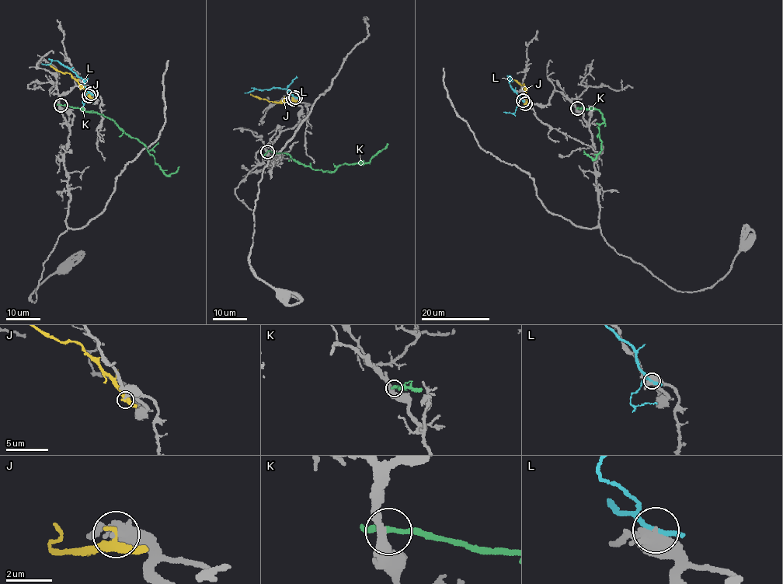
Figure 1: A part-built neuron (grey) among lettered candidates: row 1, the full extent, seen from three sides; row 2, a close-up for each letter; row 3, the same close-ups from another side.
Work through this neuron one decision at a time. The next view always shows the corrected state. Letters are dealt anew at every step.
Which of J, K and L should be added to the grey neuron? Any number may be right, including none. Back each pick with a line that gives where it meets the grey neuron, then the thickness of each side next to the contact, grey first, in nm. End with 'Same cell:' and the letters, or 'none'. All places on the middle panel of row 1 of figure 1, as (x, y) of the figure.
Same cell: none

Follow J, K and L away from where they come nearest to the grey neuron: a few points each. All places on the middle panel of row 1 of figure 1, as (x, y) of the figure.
J: (293, 99), (273, 102), (250, 94)
K: (267, 151), (287, 153), (293, 159), (311, 168), (332, 172), (346, 163), (367, 162), (388, 144)
L: (294, 97), (285, 89), (277, 87), (245, 92)

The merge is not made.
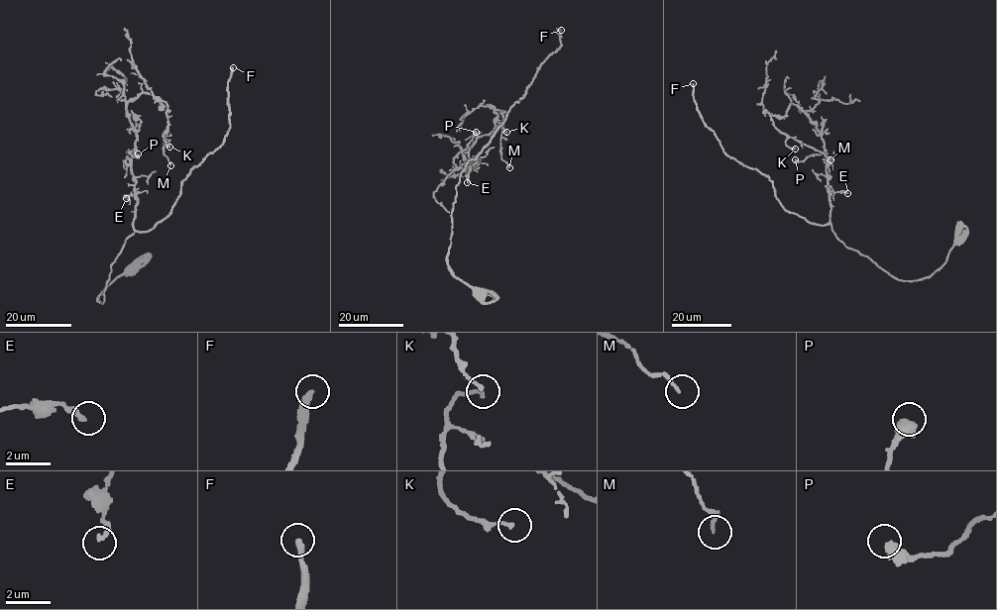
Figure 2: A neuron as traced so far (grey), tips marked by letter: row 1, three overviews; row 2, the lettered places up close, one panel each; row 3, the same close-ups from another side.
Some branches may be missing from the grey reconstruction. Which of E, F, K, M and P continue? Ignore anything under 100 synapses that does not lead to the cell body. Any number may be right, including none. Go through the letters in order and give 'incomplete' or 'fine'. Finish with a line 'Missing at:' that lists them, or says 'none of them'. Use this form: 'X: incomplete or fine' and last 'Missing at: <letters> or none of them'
E: fine
F: incomplete
K: fine
M: fine
P: fine
Missing at: F

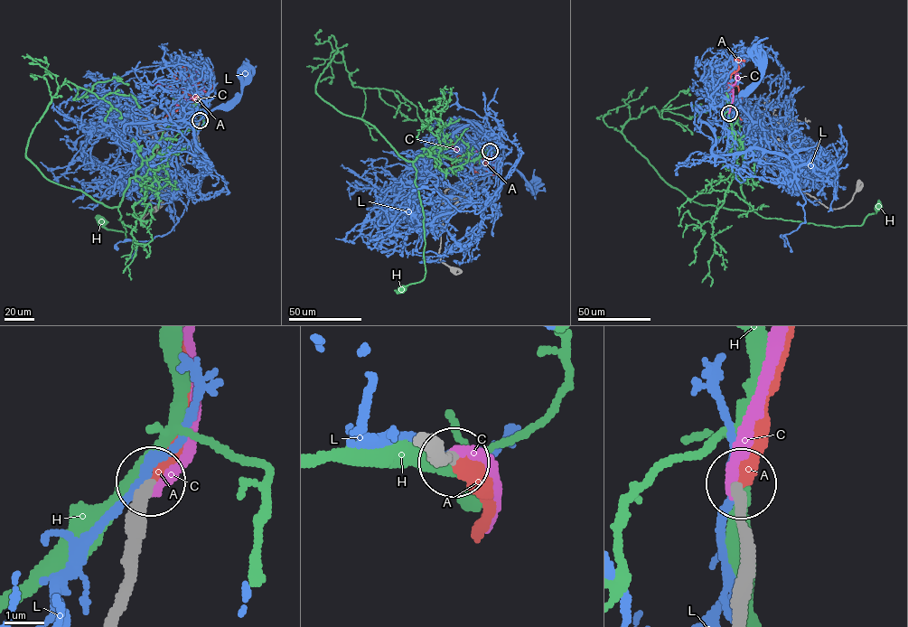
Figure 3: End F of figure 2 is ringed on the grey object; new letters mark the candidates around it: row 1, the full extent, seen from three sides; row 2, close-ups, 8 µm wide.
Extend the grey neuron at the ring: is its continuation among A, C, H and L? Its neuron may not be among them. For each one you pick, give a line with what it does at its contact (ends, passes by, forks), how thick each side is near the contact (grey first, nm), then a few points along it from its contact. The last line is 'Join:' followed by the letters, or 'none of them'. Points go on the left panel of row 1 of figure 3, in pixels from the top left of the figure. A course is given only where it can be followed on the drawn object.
A: it ends; calibres 280 and 440 nm; course (200, 120), (201, 112), (191, 96), (198, 81), (187, 77), (179, 79), (173, 74), (182, 66), (190, 70)
Join: A

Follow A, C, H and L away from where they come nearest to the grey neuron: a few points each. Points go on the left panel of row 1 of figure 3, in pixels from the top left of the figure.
A: (200, 120), (201, 112), (191, 96), (198, 81), (187, 77), (179, 79), (173, 74), (182, 66), (190, 70)
C: (200, 120), (199, 101), (193, 92), (171, 90), (162, 84), (155, 84)
H: (200, 120), (181, 131), (165, 154), (143, 160), (130, 180), (118, 207), (125, 242), (125, 232), (103, 222)
L: (199, 120), (192, 128), (187, 126), (168, 111), (181, 107), (206, 111), (225, 107), (240, 96), (246, 71)

